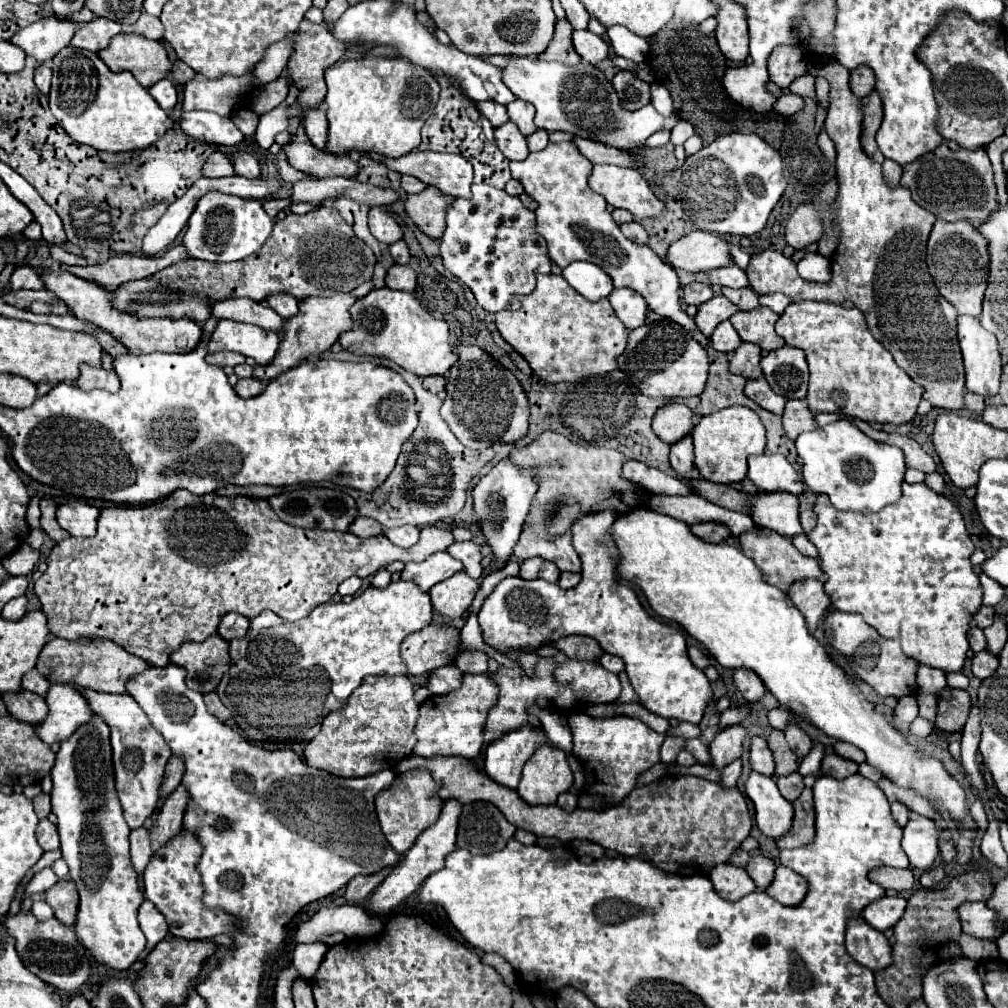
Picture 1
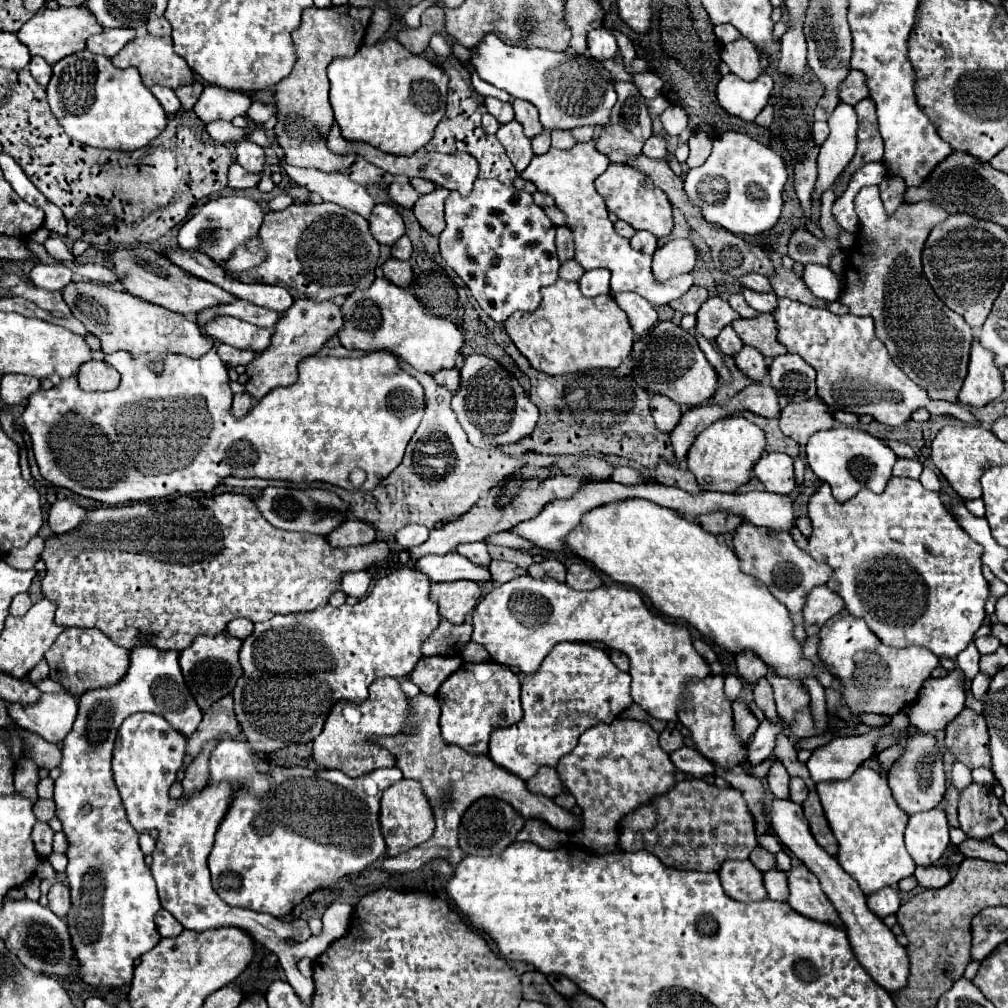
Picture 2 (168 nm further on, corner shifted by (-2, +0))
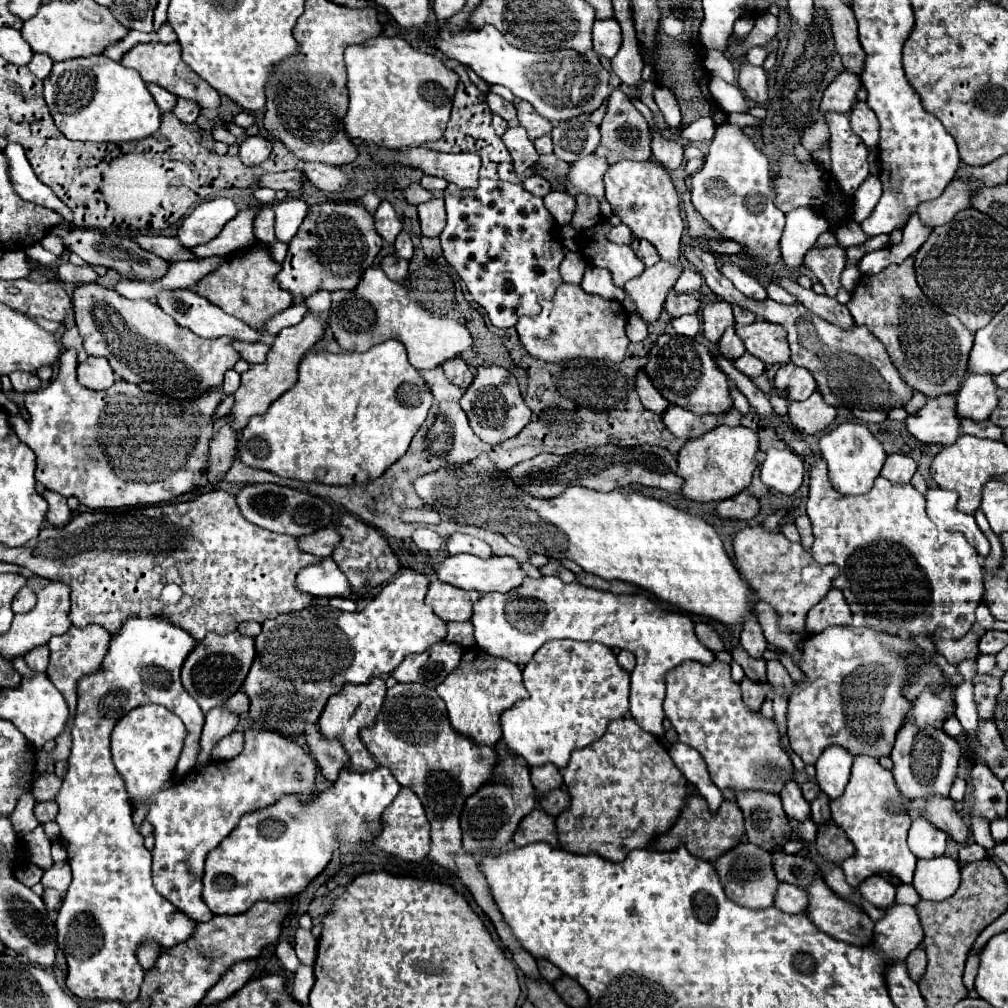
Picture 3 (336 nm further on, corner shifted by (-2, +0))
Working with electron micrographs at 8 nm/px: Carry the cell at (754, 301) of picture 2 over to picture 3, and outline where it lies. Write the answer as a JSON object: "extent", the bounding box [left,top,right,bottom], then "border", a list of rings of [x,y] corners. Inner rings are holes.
{"extent":[720,263,768,301],"border":[[[724,263],[724,265],[720,267],[720,273],[722,273],[724,277],[728,277],[728,279],[736,285],[736,289],[742,291],[746,297],[752,297],[752,299],[758,299],[758,301],[762,301],[762,299],[768,297],[764,285],[762,285],[756,277],[752,277],[750,273],[742,271],[738,265]]]}

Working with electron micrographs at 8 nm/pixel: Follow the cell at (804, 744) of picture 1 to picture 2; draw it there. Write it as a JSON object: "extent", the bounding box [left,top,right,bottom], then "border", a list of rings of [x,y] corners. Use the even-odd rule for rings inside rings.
{"extent":[768,671,810,725],"border":[[[774,671],[768,673],[768,681],[770,681],[772,689],[774,689],[774,699],[776,699],[778,715],[782,717],[782,721],[786,725],[792,725],[796,721],[794,719],[796,713],[810,705],[808,691],[800,683],[796,683],[796,681],[778,677]]]}

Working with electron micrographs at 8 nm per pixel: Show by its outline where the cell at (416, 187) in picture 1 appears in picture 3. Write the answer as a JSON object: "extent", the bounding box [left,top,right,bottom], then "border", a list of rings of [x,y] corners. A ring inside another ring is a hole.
{"extent":[420,175,448,191],"border":[[[424,175],[424,177],[422,177],[422,181],[420,181],[420,185],[422,185],[424,189],[428,189],[428,191],[444,191],[448,183],[446,183],[442,177]]]}

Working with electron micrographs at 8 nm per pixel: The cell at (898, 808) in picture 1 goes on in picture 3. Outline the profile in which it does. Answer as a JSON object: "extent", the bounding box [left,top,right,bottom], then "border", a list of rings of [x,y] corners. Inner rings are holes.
{"extent":[892,725,962,801],"border":[[[904,725],[900,729],[900,733],[896,735],[896,743],[894,743],[894,749],[892,749],[892,761],[894,761],[894,779],[896,779],[896,785],[902,793],[904,799],[912,801],[916,797],[928,797],[932,793],[936,795],[942,795],[942,797],[948,797],[948,791],[956,779],[956,771],[958,771],[958,761],[962,757],[962,749],[960,749],[960,743],[956,739],[952,739],[950,735],[944,733],[942,727],[924,727],[920,729],[918,725]]]}

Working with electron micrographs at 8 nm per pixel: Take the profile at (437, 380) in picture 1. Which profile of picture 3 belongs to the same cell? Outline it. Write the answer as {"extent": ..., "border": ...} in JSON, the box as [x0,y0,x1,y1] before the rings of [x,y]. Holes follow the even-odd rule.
{"extent":[442,357,474,389],"border":[[[456,357],[452,361],[446,361],[442,365],[446,377],[454,383],[454,385],[460,385],[460,389],[468,389],[468,385],[472,383],[472,377],[474,377],[474,371],[464,363],[464,359]]]}

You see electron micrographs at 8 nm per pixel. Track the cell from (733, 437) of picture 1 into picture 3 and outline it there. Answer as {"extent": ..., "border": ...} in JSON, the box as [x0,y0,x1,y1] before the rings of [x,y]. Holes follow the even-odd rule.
{"extent":[678,425,758,503],"border":[[[718,425],[716,429],[688,439],[678,453],[678,475],[682,475],[682,495],[690,501],[698,503],[712,503],[730,499],[732,495],[744,491],[750,481],[752,473],[758,467],[756,461],[758,453],[758,435],[746,427],[728,427]]]}

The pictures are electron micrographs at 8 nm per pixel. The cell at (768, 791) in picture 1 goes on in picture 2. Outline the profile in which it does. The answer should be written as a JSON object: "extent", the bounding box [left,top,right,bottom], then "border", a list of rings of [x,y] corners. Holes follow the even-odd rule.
{"extent":[768,797,908,991],"border":[[[774,797],[768,805],[768,821],[772,827],[772,833],[780,839],[780,843],[792,851],[818,879],[822,885],[822,891],[828,895],[828,899],[832,901],[834,909],[838,911],[852,951],[856,955],[856,959],[860,961],[860,965],[870,973],[870,977],[880,983],[886,991],[898,991],[906,985],[906,977],[908,977],[908,955],[906,949],[896,941],[894,933],[884,925],[884,921],[880,917],[876,917],[868,905],[866,905],[866,895],[860,891],[858,883],[844,873],[844,869],[838,865],[838,861],[824,853],[824,849],[820,849],[820,845],[814,841],[810,829],[808,829],[808,821],[802,813],[802,807],[792,803],[790,799],[778,799]]]}

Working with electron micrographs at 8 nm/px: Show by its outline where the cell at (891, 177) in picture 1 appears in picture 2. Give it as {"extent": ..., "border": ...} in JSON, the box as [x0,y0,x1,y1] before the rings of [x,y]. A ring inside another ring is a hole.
{"extent":[880,177,904,213],"border":[[[884,177],[882,183],[880,183],[880,195],[882,195],[882,201],[884,201],[884,207],[888,213],[894,213],[896,207],[904,201],[902,195],[904,195],[904,181],[902,177]]]}

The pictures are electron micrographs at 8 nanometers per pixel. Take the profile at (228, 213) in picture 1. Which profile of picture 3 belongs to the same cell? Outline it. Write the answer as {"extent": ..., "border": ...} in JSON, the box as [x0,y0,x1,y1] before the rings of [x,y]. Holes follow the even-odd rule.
{"extent":[178,197,238,247],"border":[[[220,197],[220,199],[212,199],[206,201],[202,205],[198,205],[180,225],[178,229],[178,241],[184,247],[194,247],[200,243],[208,243],[214,237],[218,237],[218,233],[222,231],[222,227],[234,219],[238,213],[238,205],[232,199]]]}

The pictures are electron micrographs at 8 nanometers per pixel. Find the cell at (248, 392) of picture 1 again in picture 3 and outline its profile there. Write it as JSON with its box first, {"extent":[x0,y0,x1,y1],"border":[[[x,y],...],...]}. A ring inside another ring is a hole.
{"extent":[208,417,236,485],"border":[[[226,417],[214,423],[214,437],[210,441],[210,465],[208,465],[208,481],[216,485],[224,479],[236,457],[236,431],[228,425]]]}

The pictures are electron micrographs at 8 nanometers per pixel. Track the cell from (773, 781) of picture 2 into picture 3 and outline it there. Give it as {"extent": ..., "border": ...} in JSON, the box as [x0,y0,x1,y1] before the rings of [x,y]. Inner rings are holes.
{"extent":[780,781,810,821],"border":[[[788,781],[780,793],[784,811],[794,821],[806,821],[810,819],[810,803],[802,797],[802,791],[796,781]]]}

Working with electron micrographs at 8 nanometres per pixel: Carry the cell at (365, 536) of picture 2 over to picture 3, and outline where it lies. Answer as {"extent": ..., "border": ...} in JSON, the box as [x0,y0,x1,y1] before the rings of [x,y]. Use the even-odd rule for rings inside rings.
{"extent":[298,527,340,557],"border":[[[328,527],[320,529],[320,533],[310,533],[308,537],[300,537],[298,545],[304,553],[314,553],[316,557],[328,557],[332,555],[334,547],[340,543],[340,535]]]}

